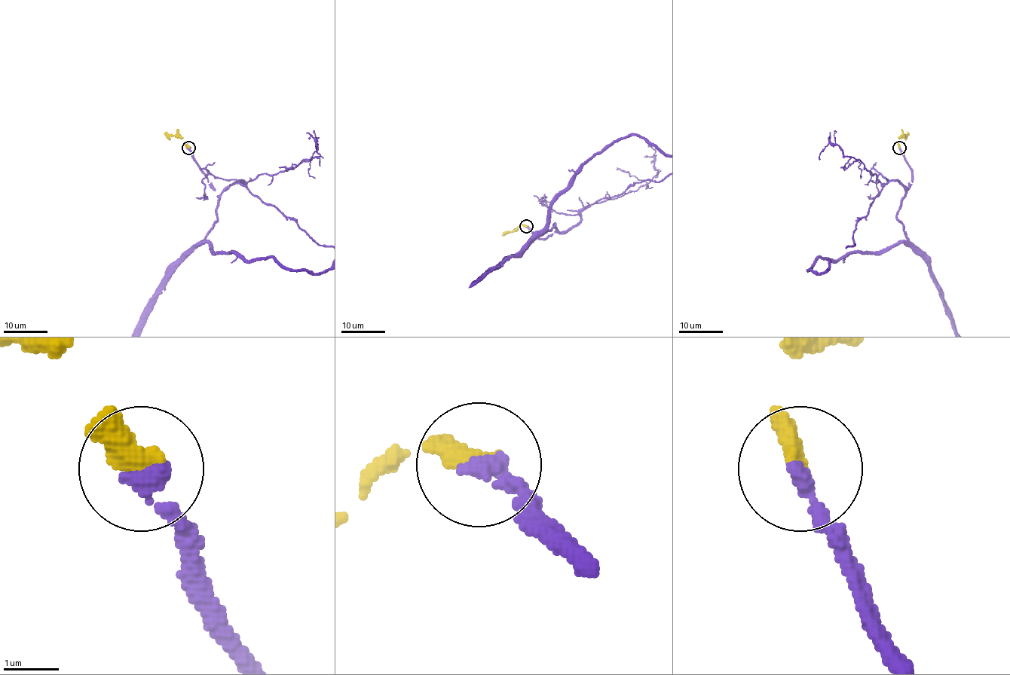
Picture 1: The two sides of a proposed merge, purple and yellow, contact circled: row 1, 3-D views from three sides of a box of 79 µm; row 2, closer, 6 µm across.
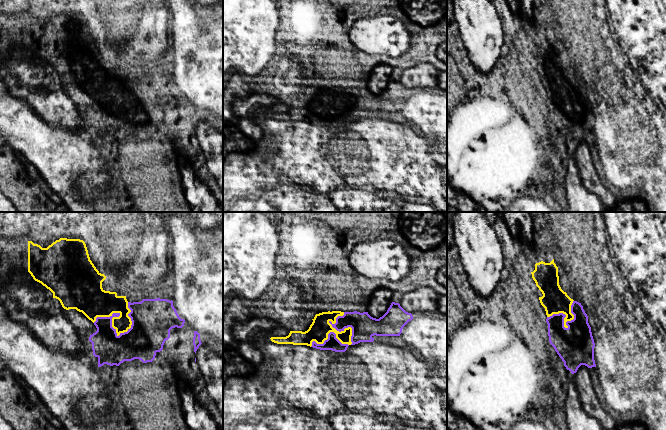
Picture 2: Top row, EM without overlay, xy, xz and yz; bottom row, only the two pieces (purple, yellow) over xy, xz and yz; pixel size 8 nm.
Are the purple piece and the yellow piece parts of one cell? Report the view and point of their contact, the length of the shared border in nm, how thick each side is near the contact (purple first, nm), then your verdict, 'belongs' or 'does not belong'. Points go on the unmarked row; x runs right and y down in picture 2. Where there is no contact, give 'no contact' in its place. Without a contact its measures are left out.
contact xy (116, 110); length 340 nm; calibres 300 and 180 nm; belongs

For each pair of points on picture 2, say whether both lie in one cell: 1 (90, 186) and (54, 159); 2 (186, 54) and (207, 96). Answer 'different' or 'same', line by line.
1: same
2: same

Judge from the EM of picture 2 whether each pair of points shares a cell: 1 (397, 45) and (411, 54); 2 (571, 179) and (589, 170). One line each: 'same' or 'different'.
1: different
2: different

